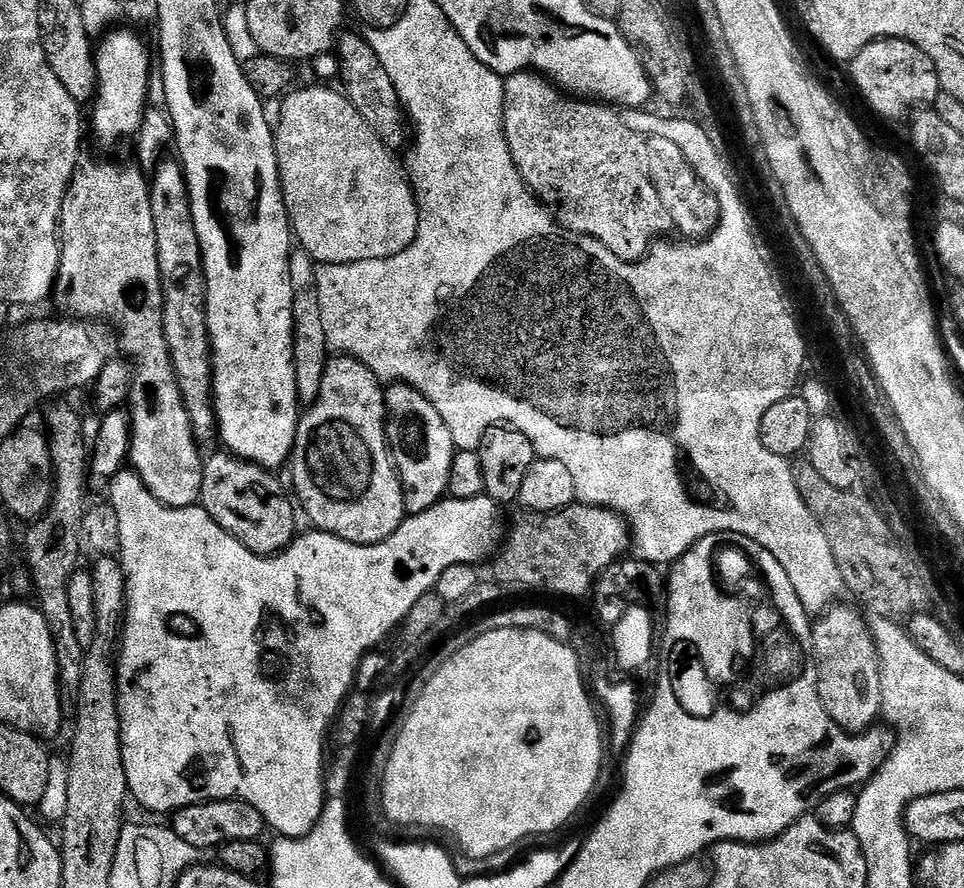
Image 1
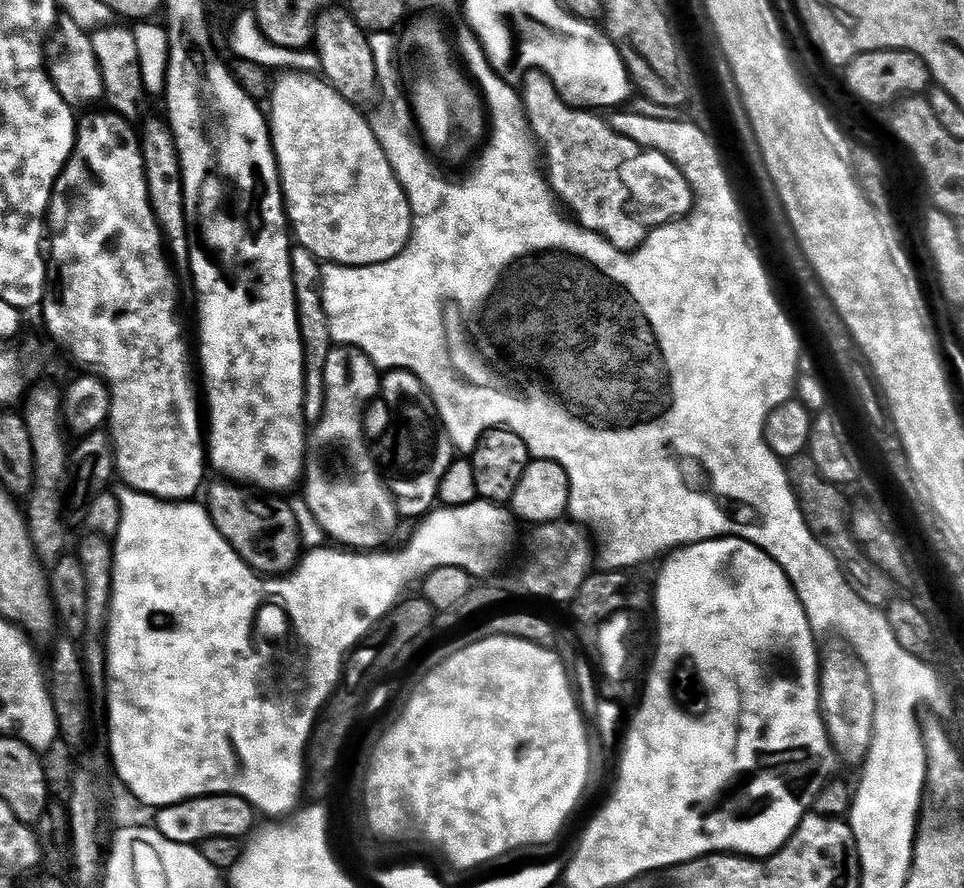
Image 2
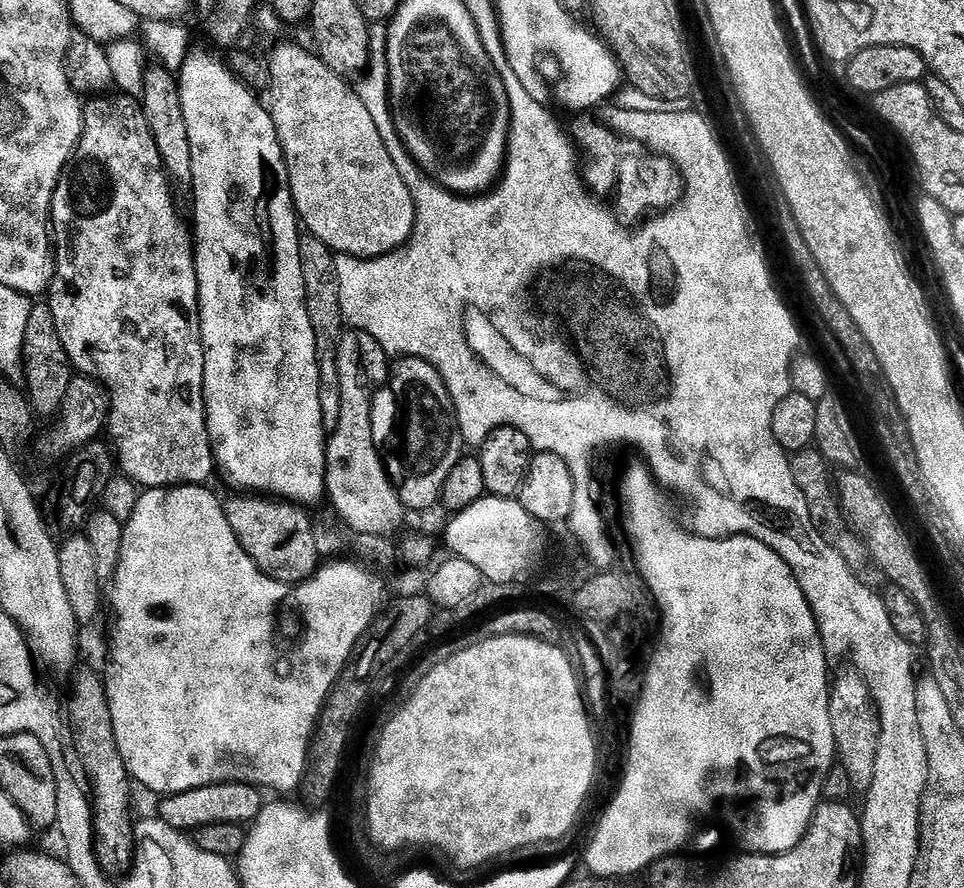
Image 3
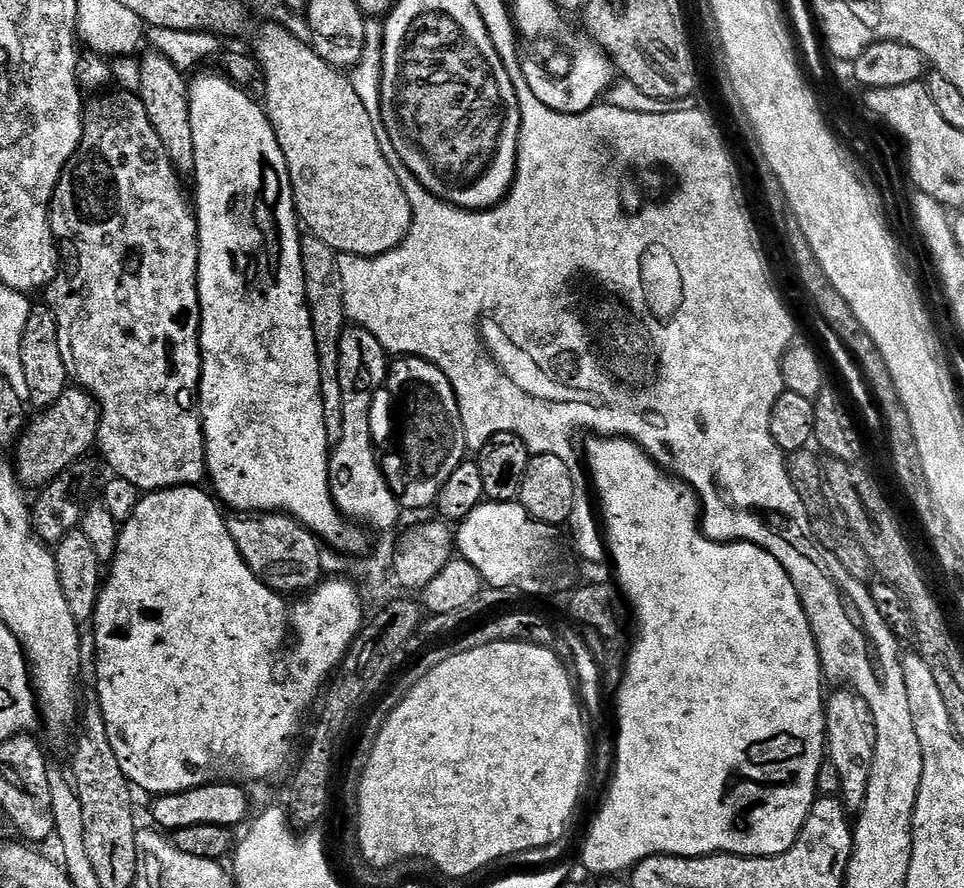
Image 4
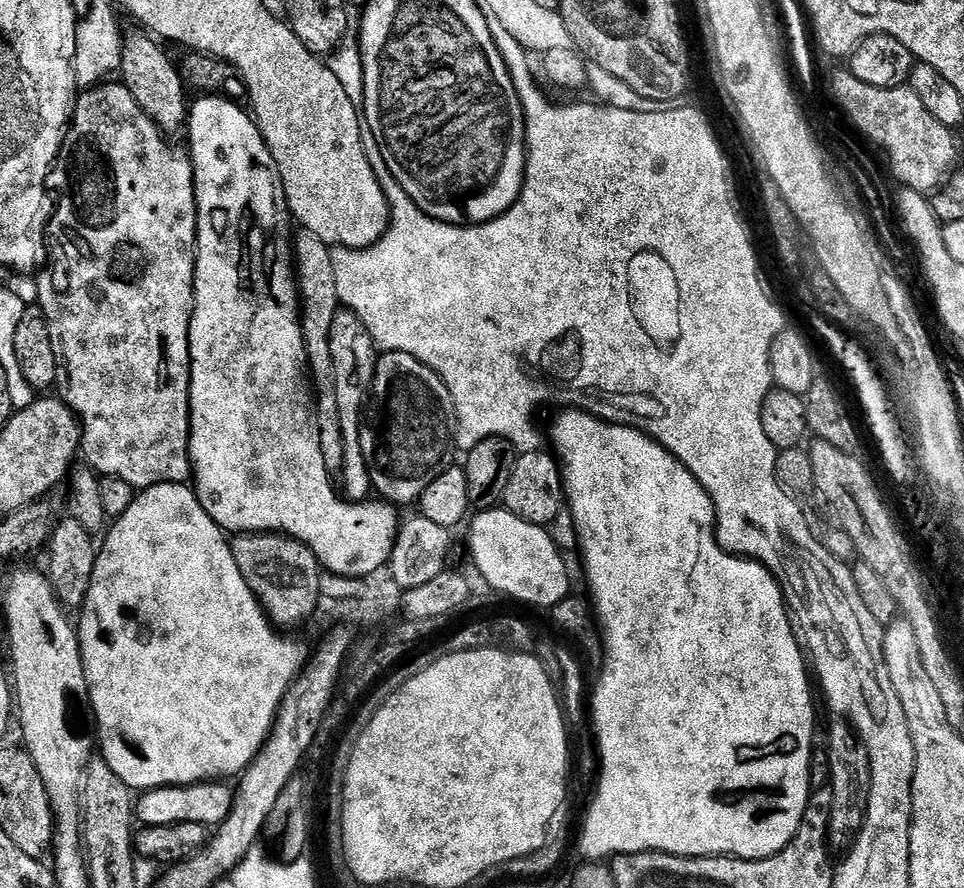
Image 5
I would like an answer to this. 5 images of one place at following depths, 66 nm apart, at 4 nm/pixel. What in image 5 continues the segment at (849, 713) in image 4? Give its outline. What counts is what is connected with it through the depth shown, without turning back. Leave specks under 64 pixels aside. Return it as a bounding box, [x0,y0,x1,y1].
[828,718,872,850]

